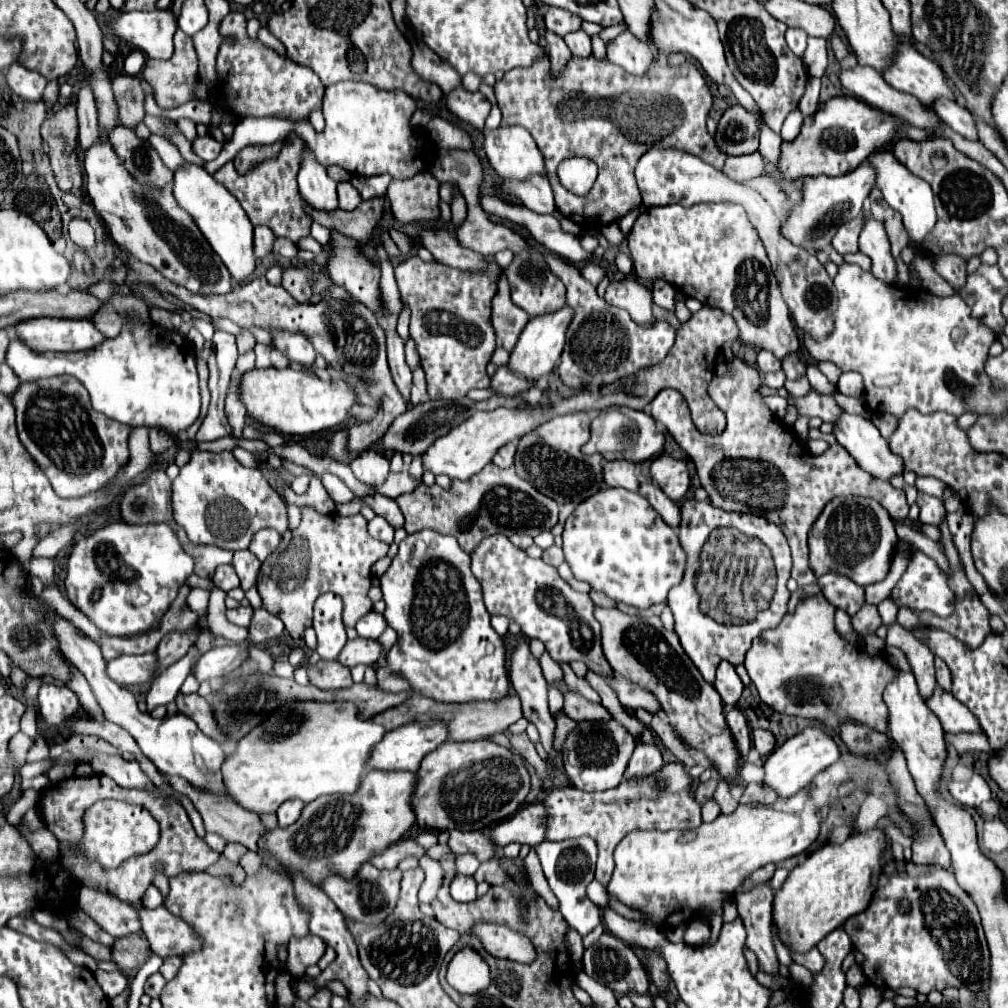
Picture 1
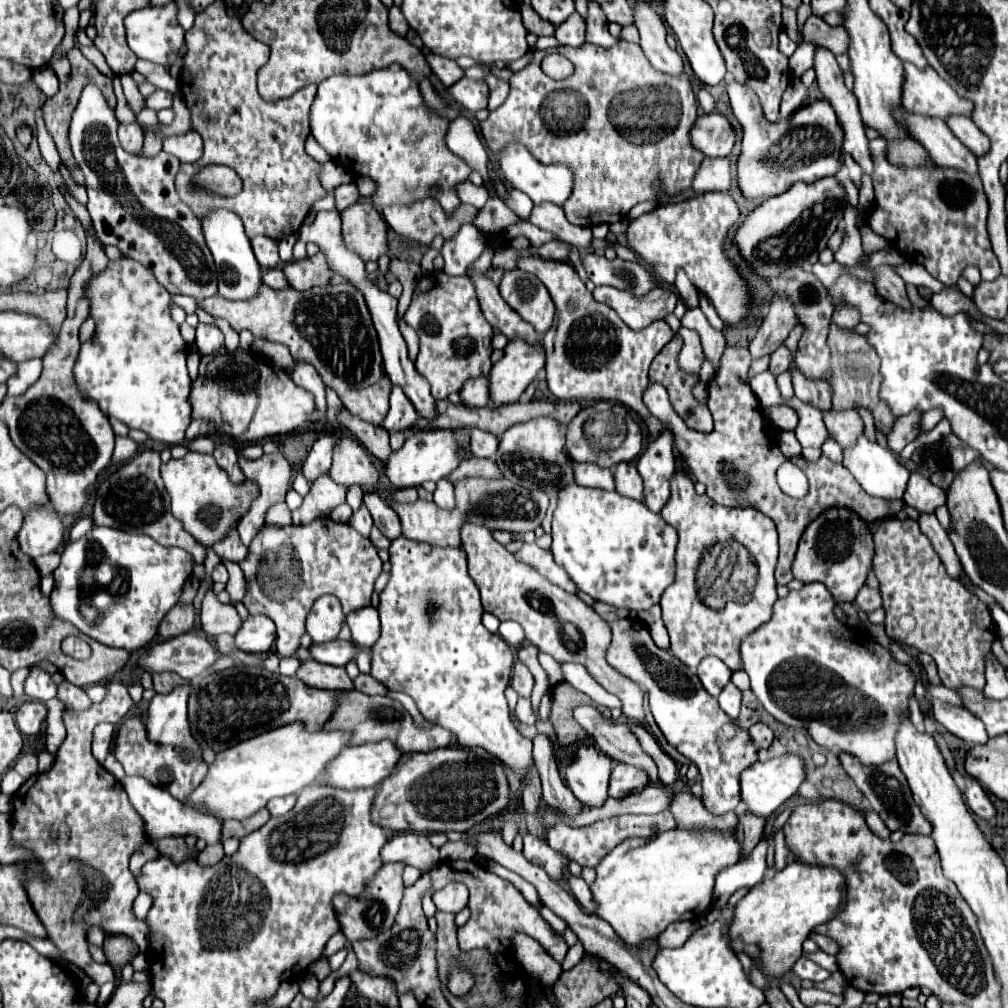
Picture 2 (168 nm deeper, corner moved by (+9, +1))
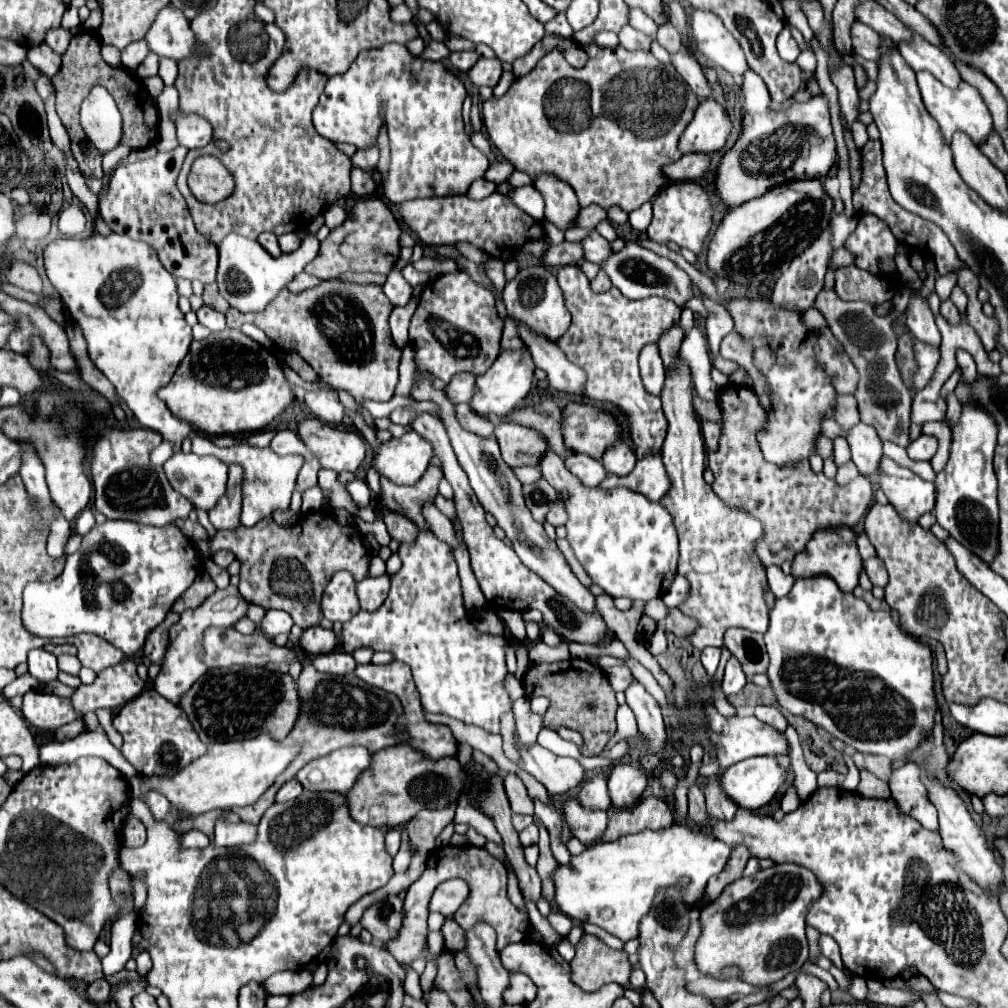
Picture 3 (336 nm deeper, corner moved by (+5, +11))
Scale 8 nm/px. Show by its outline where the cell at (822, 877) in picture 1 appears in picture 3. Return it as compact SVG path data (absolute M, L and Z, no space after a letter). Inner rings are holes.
M774 864L768 870L760 870L754 876L740 878L732 884L728 884L722 894L710 902L702 912L700 912L700 922L702 922L702 932L700 938L696 940L696 950L694 950L694 960L696 968L714 980L722 980L722 970L728 966L734 966L740 970L740 980L748 982L752 986L768 986L784 976L796 972L802 968L802 964L808 960L808 942L804 936L804 918L808 914L808 908L820 898L820 884L814 880L812 872L798 866L798 864ZM740 900L746 900L744 908L736 906Z

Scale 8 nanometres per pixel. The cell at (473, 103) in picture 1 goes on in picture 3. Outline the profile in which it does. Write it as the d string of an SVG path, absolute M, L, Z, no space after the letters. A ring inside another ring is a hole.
M480 58L468 76L476 86L494 88L502 76L502 62L498 58Z

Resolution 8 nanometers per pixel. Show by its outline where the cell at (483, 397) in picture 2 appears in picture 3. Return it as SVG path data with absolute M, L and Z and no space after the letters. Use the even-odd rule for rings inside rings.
M460 372L460 374L456 374L456 376L450 380L450 384L444 388L446 398L452 400L454 404L458 404L458 402L468 402L468 400L474 396L474 392L476 392L474 380L476 380L476 378L474 378L470 372Z

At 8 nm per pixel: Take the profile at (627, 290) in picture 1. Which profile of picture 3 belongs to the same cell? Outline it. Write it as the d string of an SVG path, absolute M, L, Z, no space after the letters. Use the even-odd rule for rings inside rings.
M600 270L598 276L590 282L590 286L592 286L594 292L602 293L604 290L610 290L610 288L612 288L612 282L610 282L610 278Z

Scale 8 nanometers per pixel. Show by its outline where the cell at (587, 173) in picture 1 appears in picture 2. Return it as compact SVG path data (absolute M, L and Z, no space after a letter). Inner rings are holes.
M508 142L500 152L498 152L498 170L502 174L502 178L516 190L528 194L532 198L534 204L540 202L554 202L558 206L562 206L566 202L566 198L572 194L572 186L574 186L574 174L572 168L566 164L542 164L538 162L528 150L526 146L518 144L518 142Z

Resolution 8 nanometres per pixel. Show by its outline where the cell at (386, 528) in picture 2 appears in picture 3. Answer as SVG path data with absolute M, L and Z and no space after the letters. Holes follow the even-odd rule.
M386 512L384 514L384 524L388 526L388 534L396 542L400 542L400 544L402 542L406 542L406 544L416 542L418 528L406 516L400 516L400 514L394 514L394 512Z

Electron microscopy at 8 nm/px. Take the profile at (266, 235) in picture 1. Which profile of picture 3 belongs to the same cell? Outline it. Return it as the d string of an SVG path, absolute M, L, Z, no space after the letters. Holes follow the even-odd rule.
M264 232L264 234L258 236L258 242L260 242L260 244L262 244L274 258L278 258L278 256L282 254L282 250L280 250L280 246L278 246L278 238L276 238L274 234Z

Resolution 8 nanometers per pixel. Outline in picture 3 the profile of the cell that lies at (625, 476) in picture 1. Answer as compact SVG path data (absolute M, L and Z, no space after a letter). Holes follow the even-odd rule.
M570 454L564 464L584 486L598 486L606 478L604 466L588 454Z

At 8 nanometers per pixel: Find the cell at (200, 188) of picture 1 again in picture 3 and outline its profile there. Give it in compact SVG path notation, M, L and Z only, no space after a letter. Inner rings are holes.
M318 216L310 224L308 236L302 240L300 248L284 254L284 258L272 258L258 242L248 240L238 234L228 234L222 244L218 246L220 252L220 266L218 266L218 290L226 298L226 302L240 310L240 312L260 312L266 308L268 302L272 302L280 290L284 290L302 270L304 266L318 256L320 242L316 240L316 230L324 224L322 216Z

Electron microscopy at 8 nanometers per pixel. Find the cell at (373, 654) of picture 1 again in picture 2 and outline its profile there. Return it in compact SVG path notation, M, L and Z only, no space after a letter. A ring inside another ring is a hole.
M332 640L320 646L310 646L310 656L318 662L332 664L332 666L346 666L350 660L356 658L358 646L352 640Z

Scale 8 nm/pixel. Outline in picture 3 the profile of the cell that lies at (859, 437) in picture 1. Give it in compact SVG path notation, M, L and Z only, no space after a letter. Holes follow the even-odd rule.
M882 458L878 486L902 520L916 524L918 518L934 508L934 484L922 480L912 470L898 466L890 458Z

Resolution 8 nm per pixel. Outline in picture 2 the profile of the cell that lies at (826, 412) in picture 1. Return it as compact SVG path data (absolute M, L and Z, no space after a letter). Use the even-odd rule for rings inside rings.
M828 410L824 414L824 424L828 428L828 434L840 444L840 446L850 446L856 440L856 434L864 430L864 424L860 416L854 410Z

